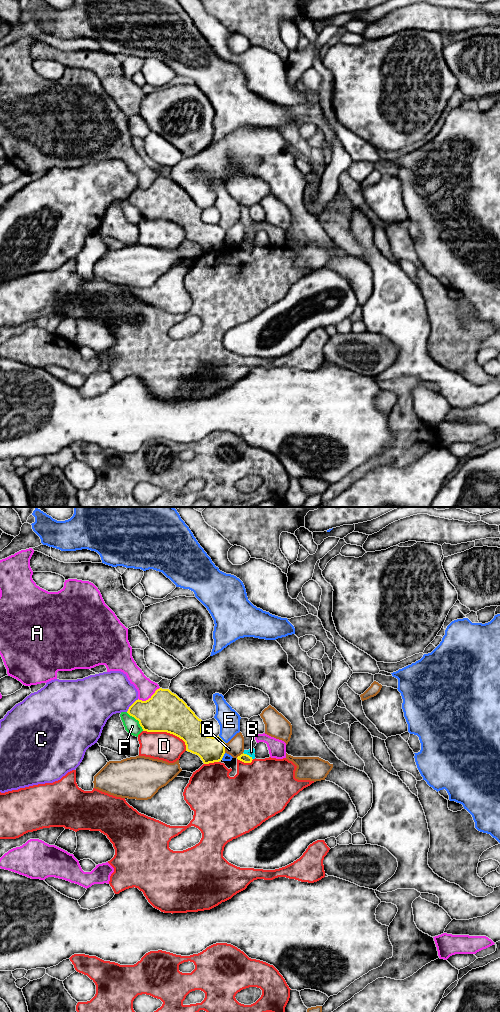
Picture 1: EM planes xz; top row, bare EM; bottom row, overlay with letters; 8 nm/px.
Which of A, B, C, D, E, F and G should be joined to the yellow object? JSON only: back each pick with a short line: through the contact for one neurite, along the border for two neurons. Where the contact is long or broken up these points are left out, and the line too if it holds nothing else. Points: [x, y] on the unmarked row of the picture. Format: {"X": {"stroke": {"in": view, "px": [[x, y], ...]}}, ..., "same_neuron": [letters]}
{"same_neuron": []}

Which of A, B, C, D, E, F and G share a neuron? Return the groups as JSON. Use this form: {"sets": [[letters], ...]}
{"sets": [["A"], ["B"], ["C"], ["D"], ["E"], ["F"], ["G"]]}

